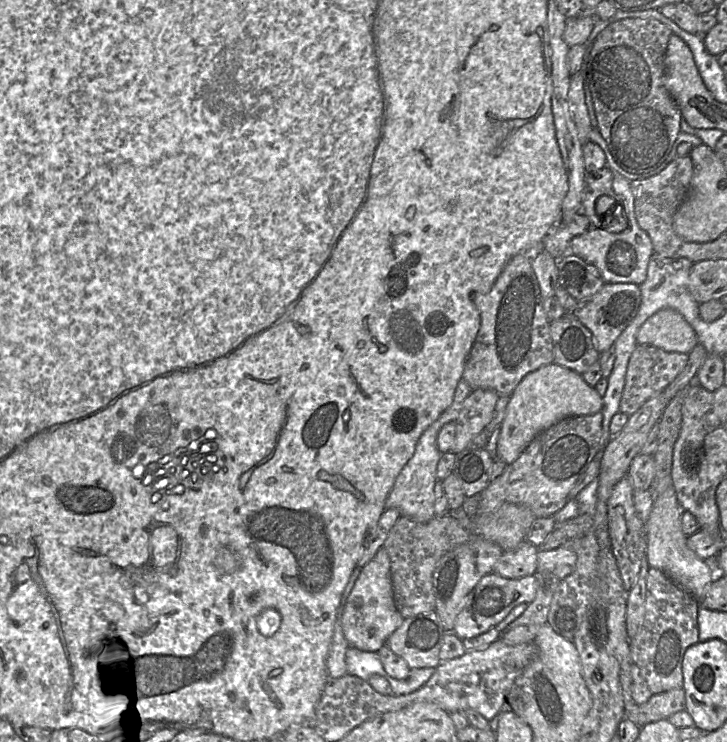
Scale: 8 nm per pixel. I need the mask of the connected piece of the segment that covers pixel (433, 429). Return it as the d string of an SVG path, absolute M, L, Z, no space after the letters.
M461 379L456 387L451 405L420 436L413 456L397 476L387 496L386 509L395 508L401 513L401 516L410 517L421 523L428 522L436 516L434 511L434 487L438 480L437 465L442 454L437 447L437 435L444 424L452 421L456 422L463 402L471 392L472 389L468 383Z

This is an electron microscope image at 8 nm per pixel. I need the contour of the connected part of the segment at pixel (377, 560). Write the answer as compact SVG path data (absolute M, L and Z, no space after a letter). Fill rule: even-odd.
M382 547L362 568L348 596L341 618L343 635L350 647L365 652L378 652L403 622L404 618L394 601L389 555Z

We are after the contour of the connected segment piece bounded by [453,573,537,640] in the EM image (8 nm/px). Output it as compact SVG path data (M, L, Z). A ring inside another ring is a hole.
M495 573L483 576L465 598L458 613L453 633L461 640L474 638L496 627L516 606L530 604L537 593L537 579L534 575L519 579L503 578Z

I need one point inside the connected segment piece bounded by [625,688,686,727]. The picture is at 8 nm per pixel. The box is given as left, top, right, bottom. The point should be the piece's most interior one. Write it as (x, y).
(660, 706)

